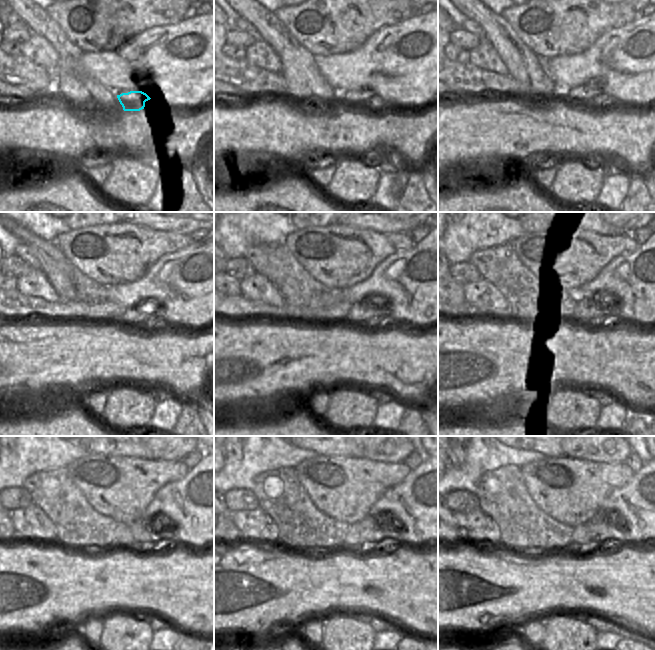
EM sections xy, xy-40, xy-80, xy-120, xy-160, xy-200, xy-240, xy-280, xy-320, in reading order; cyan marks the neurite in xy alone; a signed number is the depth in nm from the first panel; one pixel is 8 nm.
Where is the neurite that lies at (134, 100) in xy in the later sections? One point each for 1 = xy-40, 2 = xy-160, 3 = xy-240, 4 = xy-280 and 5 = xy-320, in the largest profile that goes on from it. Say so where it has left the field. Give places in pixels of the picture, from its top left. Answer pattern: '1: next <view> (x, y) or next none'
1: next xy-40 (360, 96)
2: next xy-160 (362, 313)
3: next xy-240 (145, 532)
4: next xy-280 (373, 530)
5: next xy-320 (601, 527)

